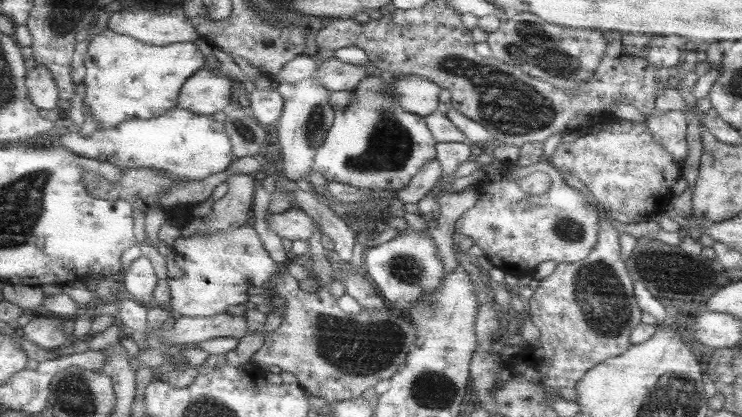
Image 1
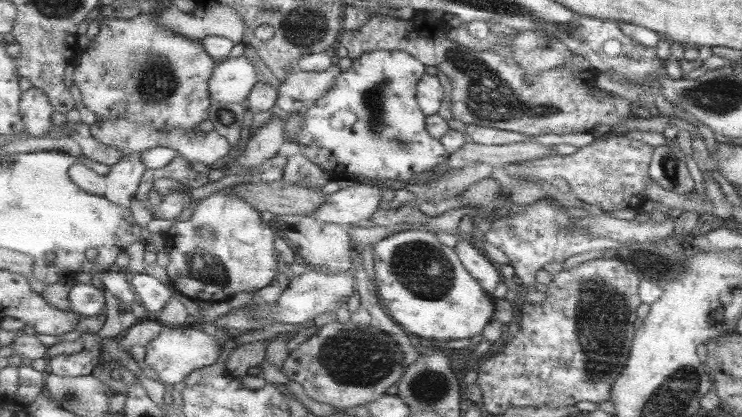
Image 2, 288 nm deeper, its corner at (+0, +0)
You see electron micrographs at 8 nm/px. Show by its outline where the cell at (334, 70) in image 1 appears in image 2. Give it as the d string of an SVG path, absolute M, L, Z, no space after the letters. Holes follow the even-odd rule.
M337 62L323 70L323 72L303 72L303 70L295 70L289 72L287 80L281 84L281 96L291 96L295 102L303 102L305 106L309 104L317 104L323 96L327 96L335 84L337 78L343 74L345 70L341 70L337 66Z

